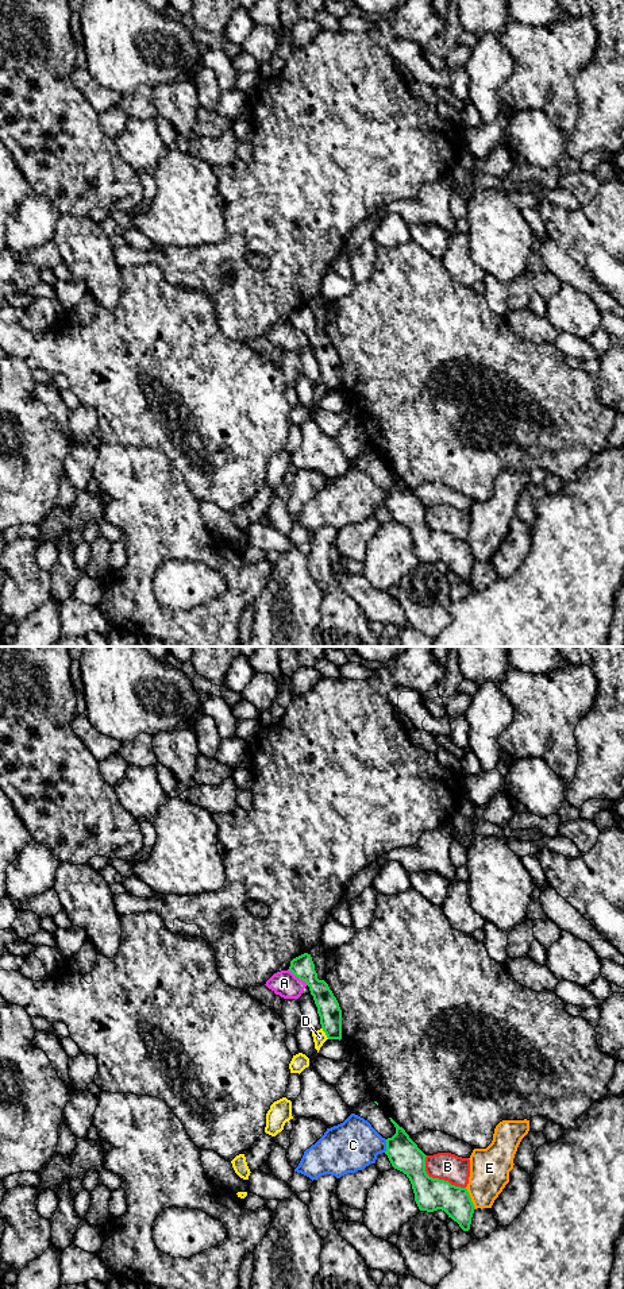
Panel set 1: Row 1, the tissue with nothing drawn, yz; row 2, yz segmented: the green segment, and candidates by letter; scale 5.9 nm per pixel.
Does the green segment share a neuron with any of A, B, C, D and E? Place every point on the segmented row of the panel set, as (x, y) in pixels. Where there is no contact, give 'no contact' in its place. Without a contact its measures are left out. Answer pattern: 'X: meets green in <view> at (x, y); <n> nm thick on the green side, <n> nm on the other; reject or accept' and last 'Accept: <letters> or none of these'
A: meets green in yz at (297, 976); 140 nm thick on the green side, 150 nm on the other; reject
B: meets green in yz at (438, 1178); 190 nm thick on the green side, 170 nm on the other; reject
C: meets green in yz at (386, 1146); 190 nm thick on the green side, 300 nm on the other; reject
D: meets green in yz at (324, 1031); 140 nm thick on the green side, 80 nm on the other; reject
E: meets green in yz at (470, 1199); 190 nm thick on the green side, 240 nm on the other; reject
Accept: none of these

